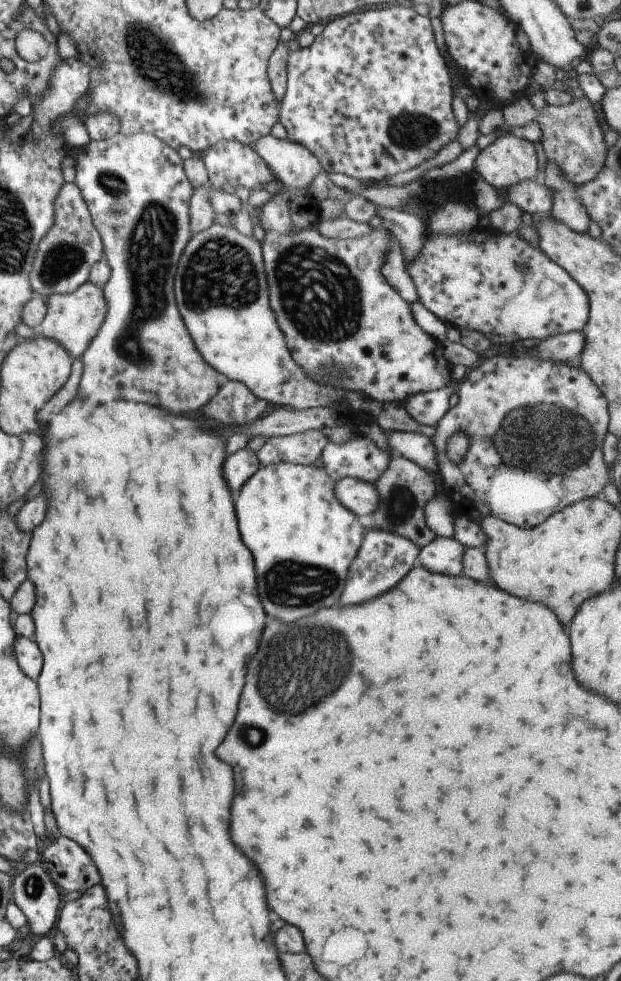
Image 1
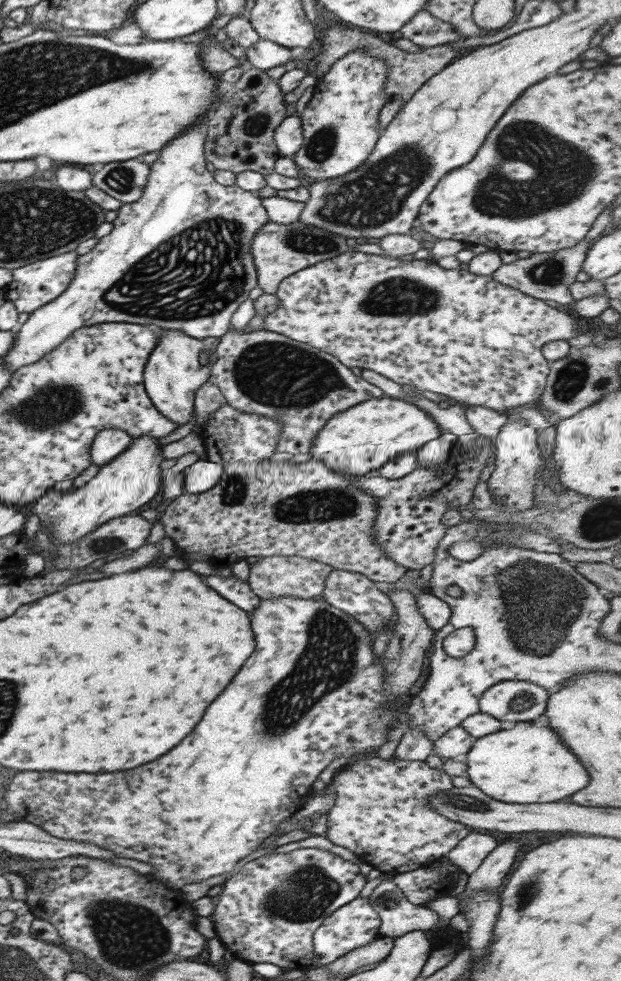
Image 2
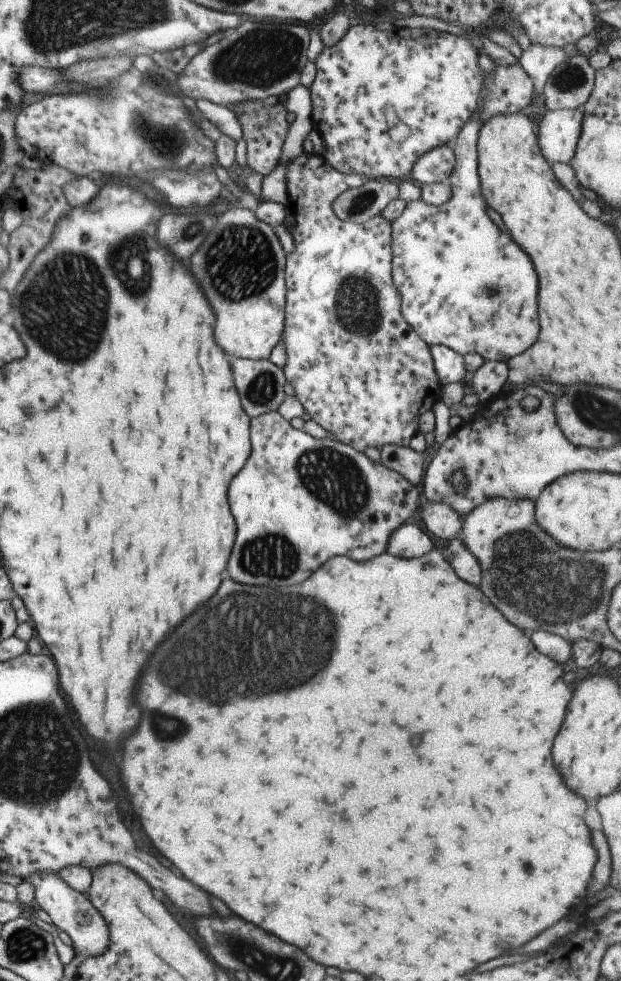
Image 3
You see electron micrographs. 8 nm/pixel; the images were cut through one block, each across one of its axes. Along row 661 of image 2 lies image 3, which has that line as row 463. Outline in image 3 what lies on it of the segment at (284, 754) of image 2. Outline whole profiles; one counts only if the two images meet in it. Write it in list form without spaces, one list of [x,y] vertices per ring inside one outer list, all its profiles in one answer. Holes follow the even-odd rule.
[[[279,411],[252,420],[252,454],[242,474],[228,490],[230,508],[238,526],[236,544],[228,562],[232,580],[248,586],[292,586],[314,574],[332,556],[370,560],[386,553],[390,536],[420,511],[419,489],[402,474],[374,462],[364,453],[332,436],[312,437],[298,430]]]

